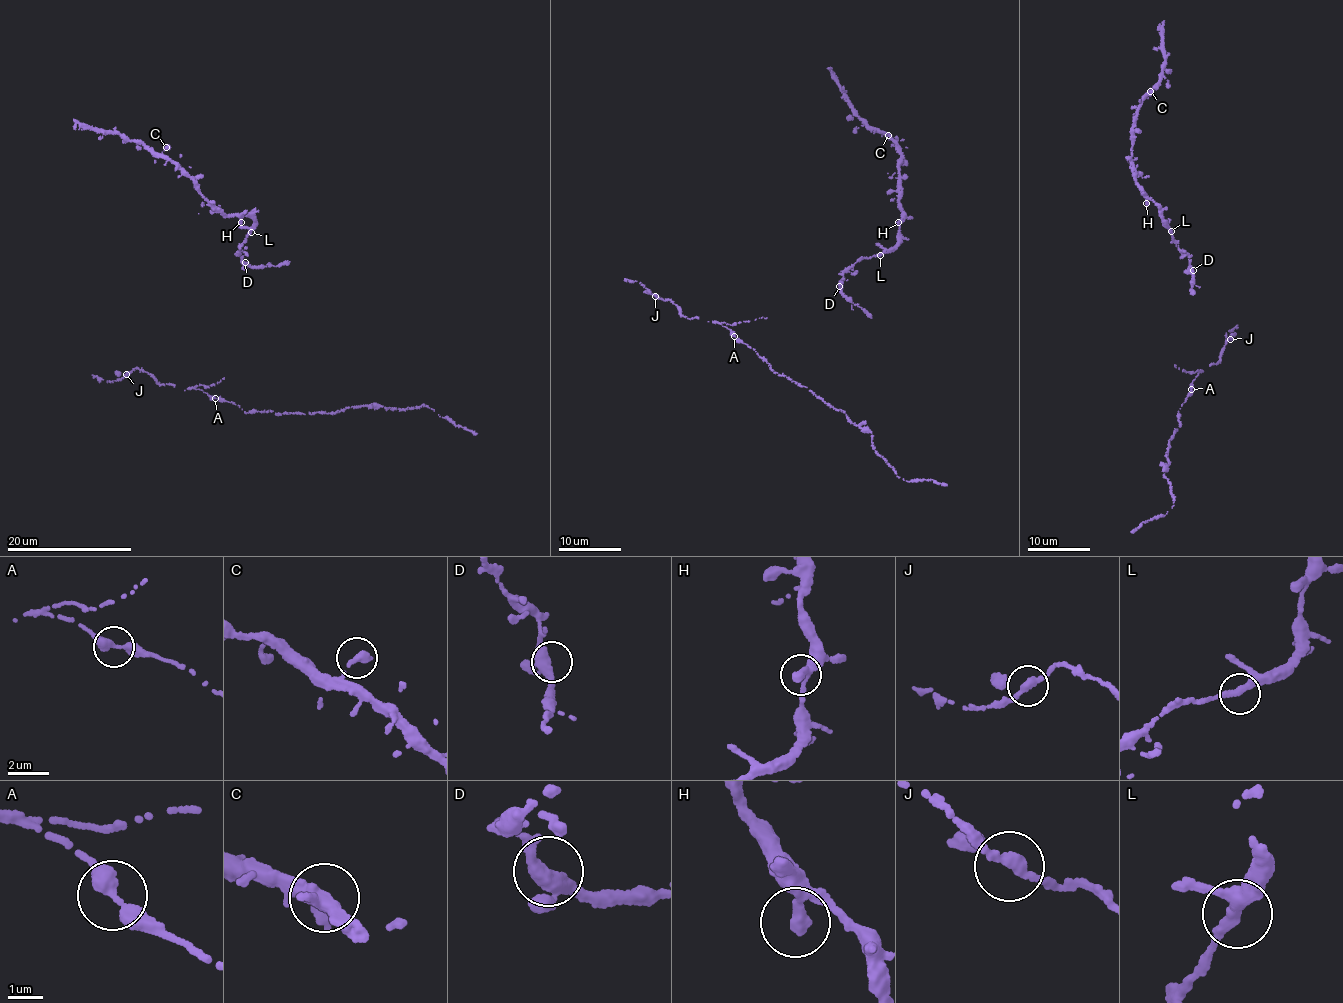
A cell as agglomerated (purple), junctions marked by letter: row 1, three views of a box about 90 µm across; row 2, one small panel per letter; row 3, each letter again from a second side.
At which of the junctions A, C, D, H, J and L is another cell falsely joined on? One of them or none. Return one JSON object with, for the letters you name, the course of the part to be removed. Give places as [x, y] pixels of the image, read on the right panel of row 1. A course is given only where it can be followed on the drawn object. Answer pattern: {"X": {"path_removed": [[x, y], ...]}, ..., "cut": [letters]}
{"cut": []}

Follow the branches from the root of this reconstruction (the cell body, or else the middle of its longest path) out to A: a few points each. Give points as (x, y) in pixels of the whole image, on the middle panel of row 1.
A: (766, 318), (731, 325), (721, 323), (733, 331), (734, 336)

